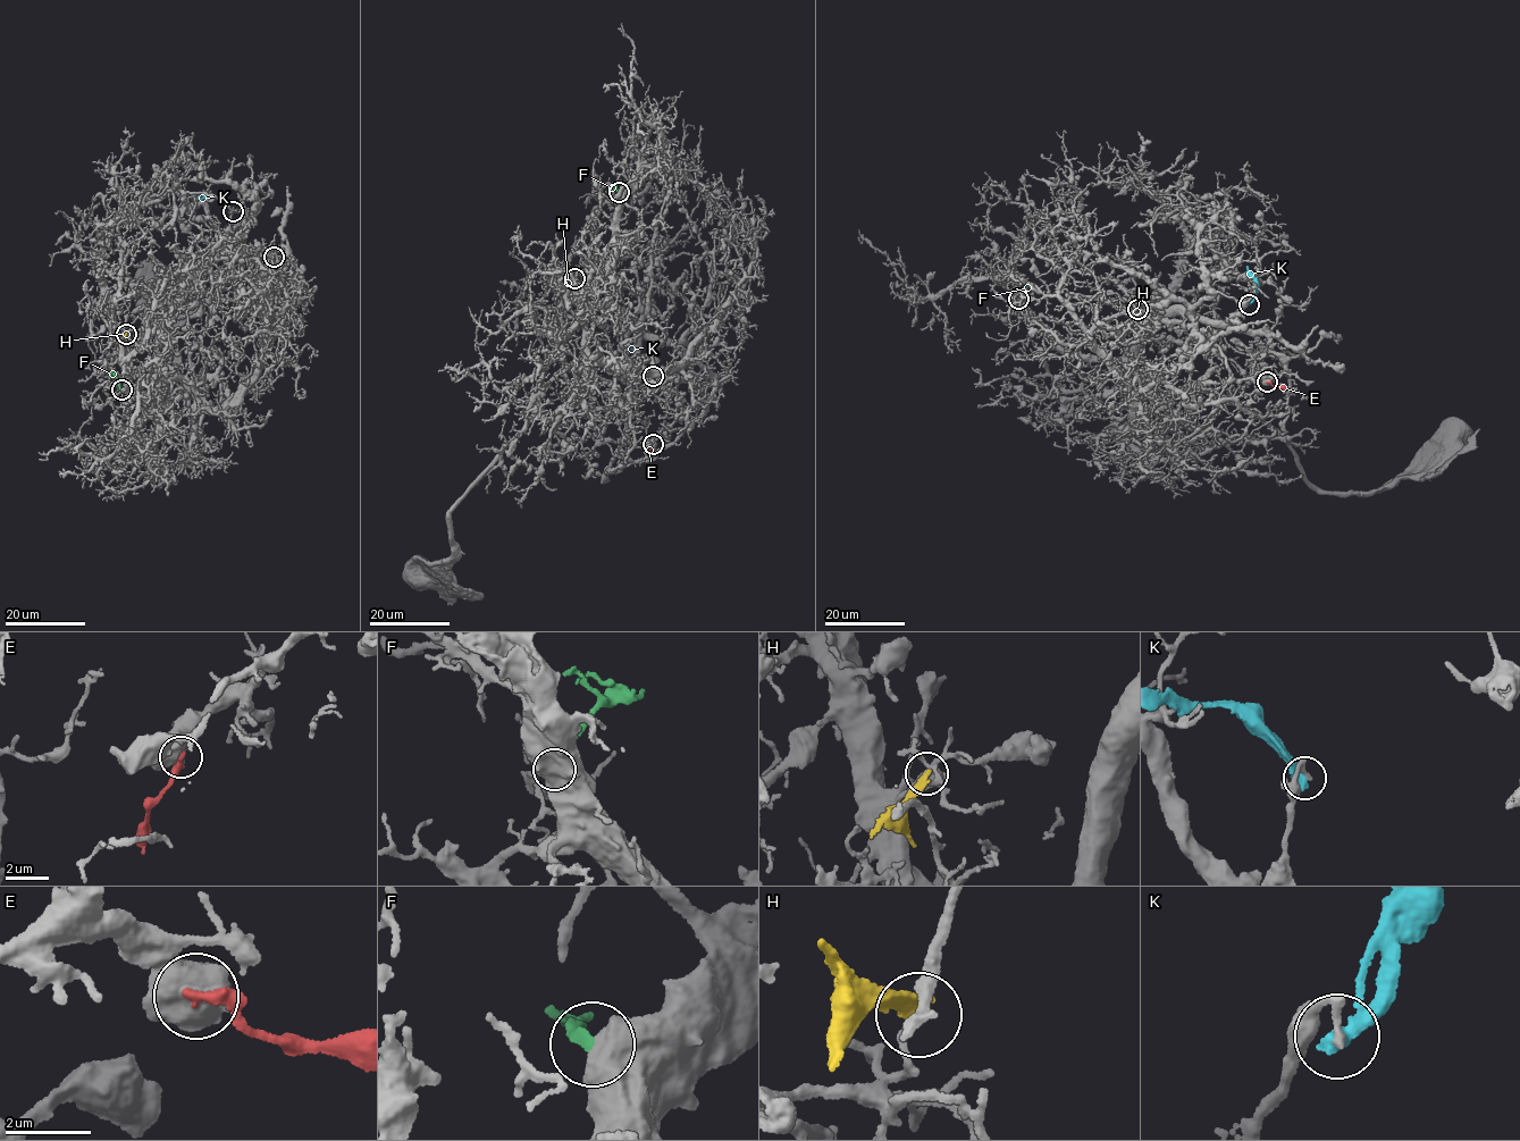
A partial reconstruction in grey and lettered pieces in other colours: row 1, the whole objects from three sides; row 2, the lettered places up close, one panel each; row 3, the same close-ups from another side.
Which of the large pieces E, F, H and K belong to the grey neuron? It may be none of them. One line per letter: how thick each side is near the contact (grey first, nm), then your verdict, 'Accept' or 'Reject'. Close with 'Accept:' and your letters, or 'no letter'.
E: Thickness 800 nm (grey) against 320 nm. Reject
F: Thickness 800 nm (grey) against 280 nm. Accept
H: Thickness 160 nm (grey) against 300 nm. Reject
K: Thickness 180 nm (grey) against 440 nm. Reject
Accept: F

